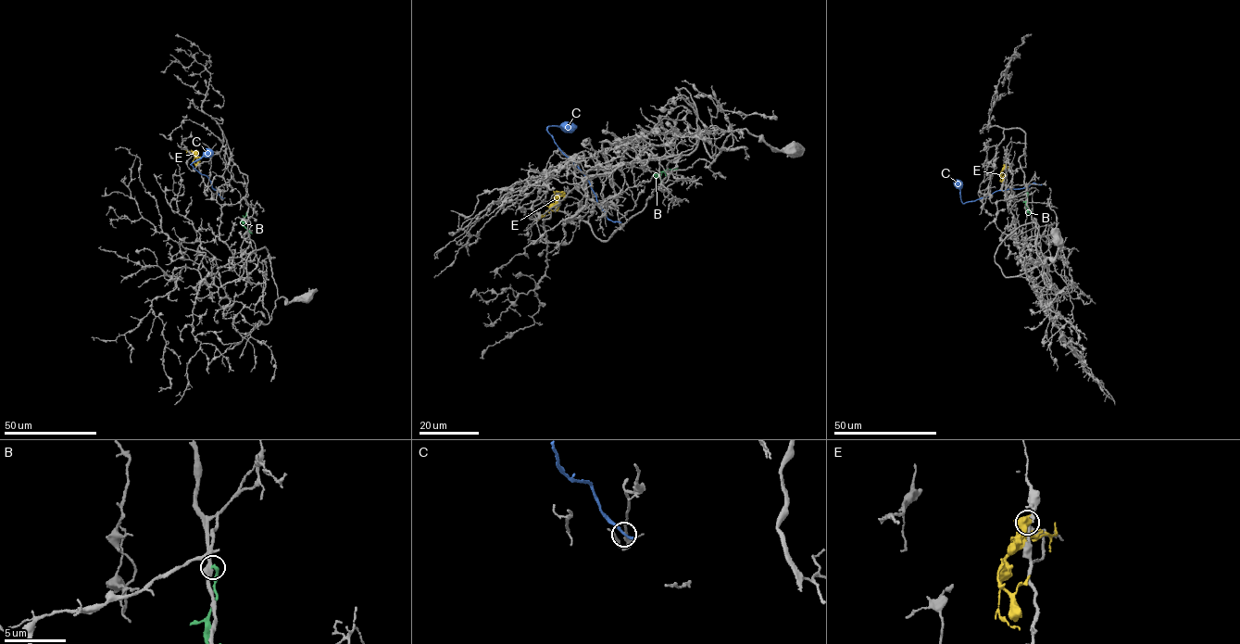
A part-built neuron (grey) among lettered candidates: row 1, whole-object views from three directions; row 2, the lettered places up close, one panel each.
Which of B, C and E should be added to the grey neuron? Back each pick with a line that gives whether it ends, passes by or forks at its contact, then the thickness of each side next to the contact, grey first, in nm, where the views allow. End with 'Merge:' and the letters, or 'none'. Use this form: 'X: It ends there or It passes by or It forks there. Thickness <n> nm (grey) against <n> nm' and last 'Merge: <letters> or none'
Merge: none

